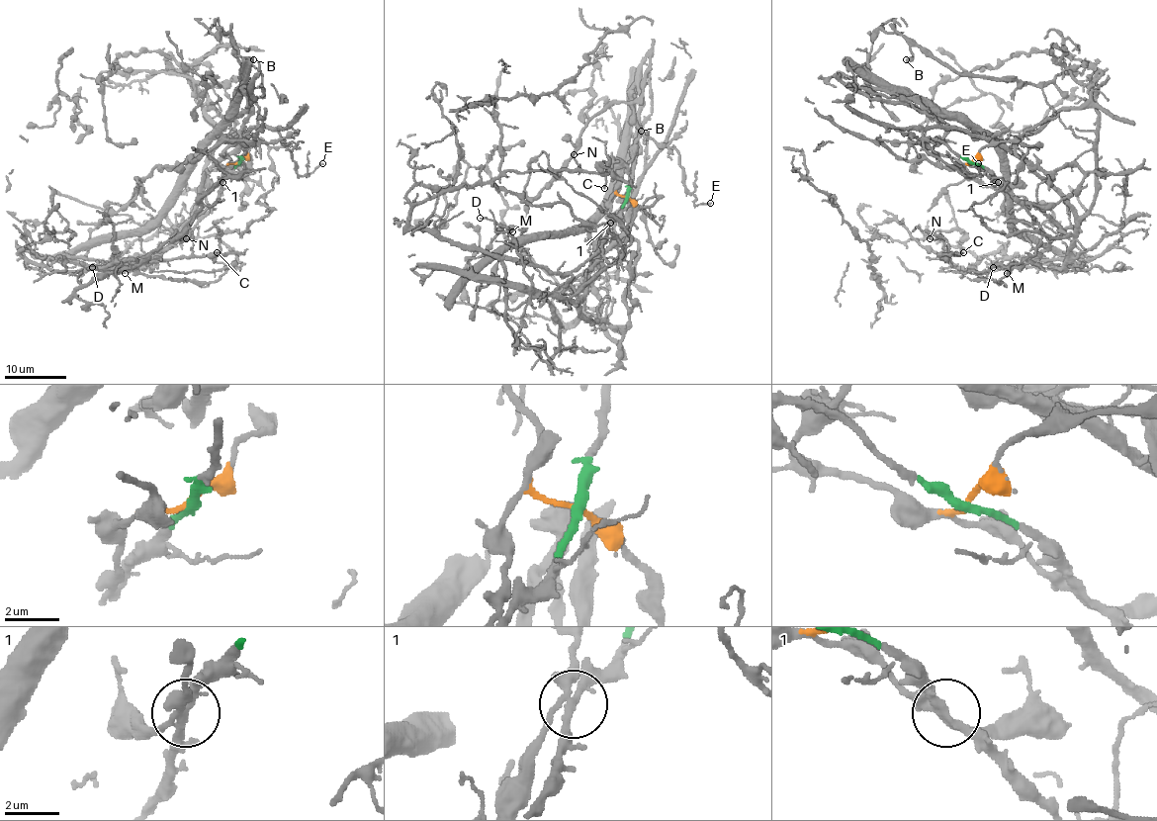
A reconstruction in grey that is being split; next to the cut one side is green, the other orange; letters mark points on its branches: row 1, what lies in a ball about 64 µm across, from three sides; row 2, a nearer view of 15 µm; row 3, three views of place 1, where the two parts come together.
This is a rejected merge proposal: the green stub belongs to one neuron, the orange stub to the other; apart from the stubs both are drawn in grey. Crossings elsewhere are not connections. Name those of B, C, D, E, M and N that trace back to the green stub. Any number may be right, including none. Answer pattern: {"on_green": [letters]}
{"on_green": ["C", "N"]}

